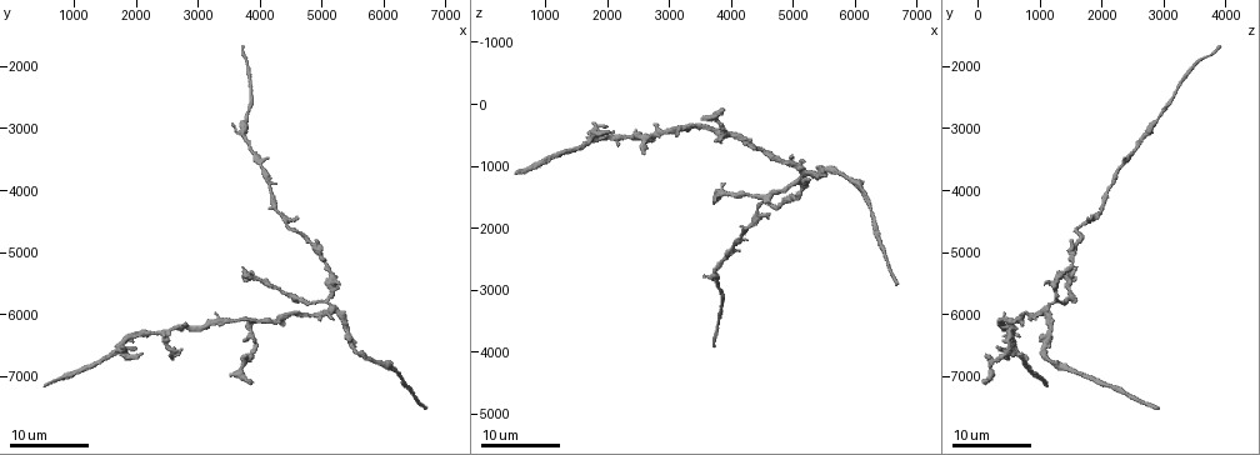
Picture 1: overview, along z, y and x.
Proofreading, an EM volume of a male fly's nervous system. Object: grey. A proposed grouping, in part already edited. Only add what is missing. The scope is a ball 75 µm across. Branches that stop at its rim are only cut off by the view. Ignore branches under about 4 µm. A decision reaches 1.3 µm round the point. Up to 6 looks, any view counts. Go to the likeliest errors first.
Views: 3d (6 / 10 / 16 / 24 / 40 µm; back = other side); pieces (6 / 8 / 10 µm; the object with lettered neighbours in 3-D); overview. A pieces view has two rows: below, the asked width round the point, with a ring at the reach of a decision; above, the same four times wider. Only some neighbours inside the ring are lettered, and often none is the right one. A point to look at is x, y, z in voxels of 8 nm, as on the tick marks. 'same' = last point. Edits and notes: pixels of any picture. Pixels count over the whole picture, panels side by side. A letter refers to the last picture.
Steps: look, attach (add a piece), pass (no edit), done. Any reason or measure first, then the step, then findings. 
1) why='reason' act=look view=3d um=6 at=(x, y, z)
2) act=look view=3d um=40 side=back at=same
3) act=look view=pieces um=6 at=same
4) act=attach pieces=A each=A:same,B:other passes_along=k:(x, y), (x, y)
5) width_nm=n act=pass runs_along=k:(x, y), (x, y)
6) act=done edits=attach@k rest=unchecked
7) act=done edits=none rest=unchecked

why='long arm stops here' act=look view=3d um=24 at=(500, 7150, 1100)

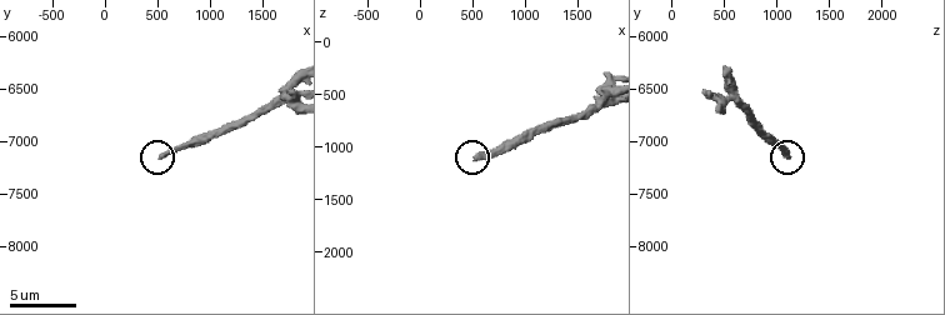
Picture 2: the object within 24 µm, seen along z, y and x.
act=look view=pieces um=6 at=(540, 7140, 1120)

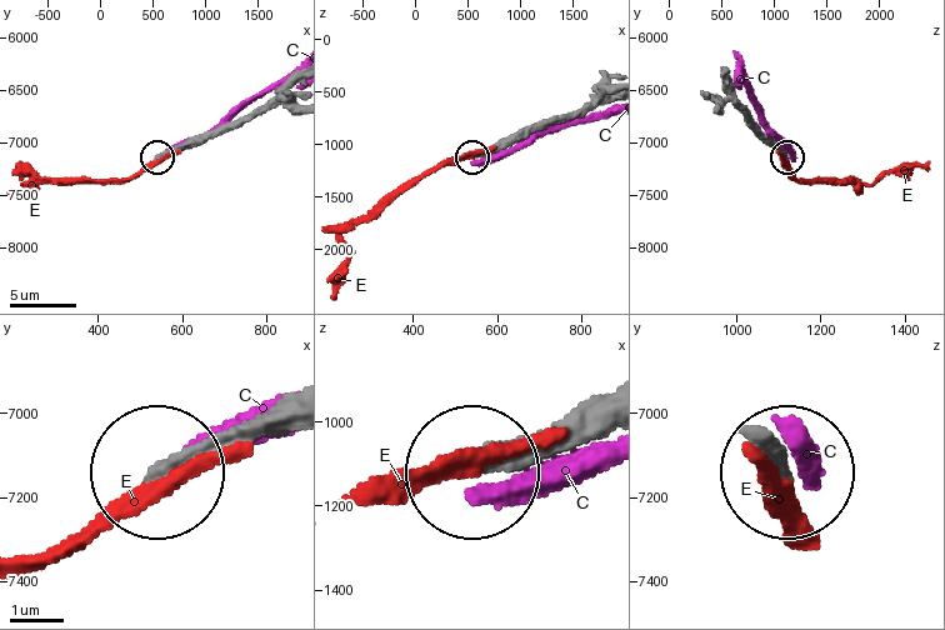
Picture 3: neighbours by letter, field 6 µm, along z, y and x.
width_nm=260 act=pass each=C:other,E:other found='no lettered piece goes on from it'

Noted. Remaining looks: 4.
why='free end' act=look view=3d um=16 at=(3900, 7100, 100)

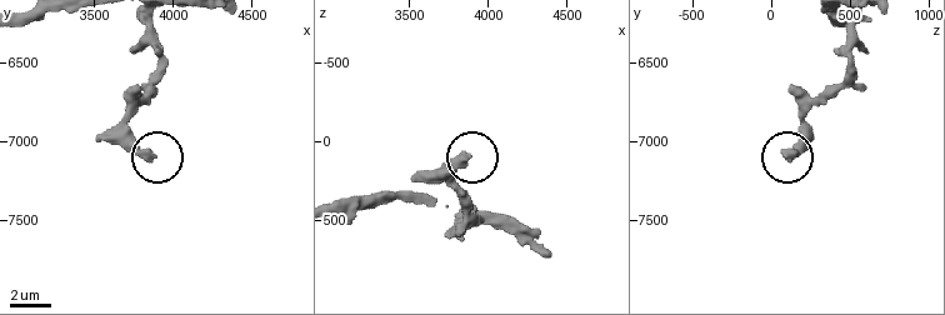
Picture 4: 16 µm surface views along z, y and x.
act=look view=pieces um=10 at=(3860, 7100, 100)

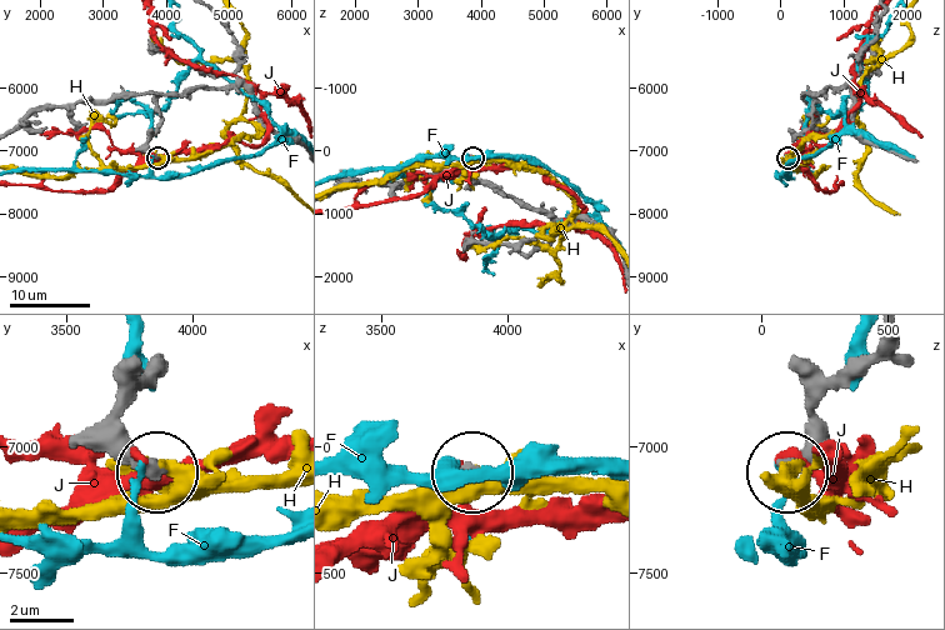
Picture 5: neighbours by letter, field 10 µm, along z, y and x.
width_nm=440 act=pass each=F:other,H:other,J:other runs_along=5:(215, 86), (159, 96), (159, 129), (149, 144), (156, 156) found='none of them fits'

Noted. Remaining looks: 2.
why='tapers out' act=look view=3d um=24 at=(3600, 2950, 2750)

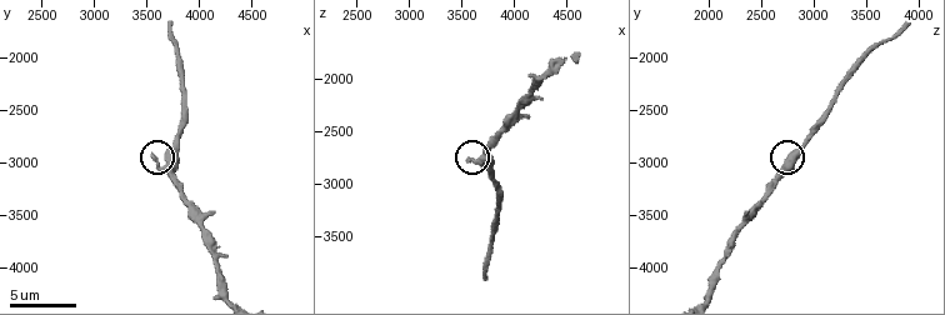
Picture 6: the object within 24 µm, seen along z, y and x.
act=look view=pieces um=10 at=(3560, 2960, 2760)

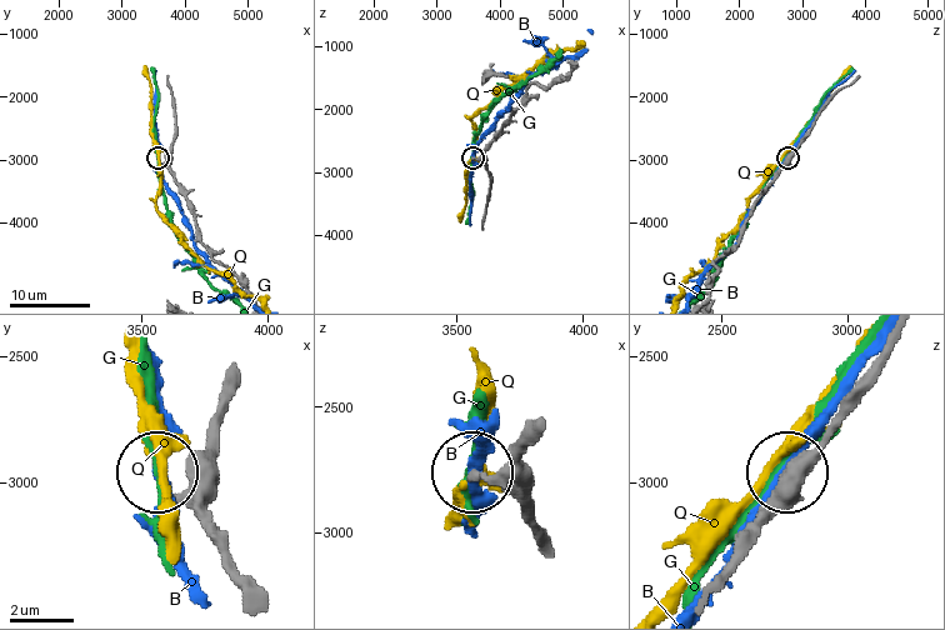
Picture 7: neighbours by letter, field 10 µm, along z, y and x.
act=pass each=B:other,G:other,Q:other runs_along=7:(540, 421), (499, 466), (478, 475) found='none of them fits'

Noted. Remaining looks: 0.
act=done edits=none rest=unchecked

